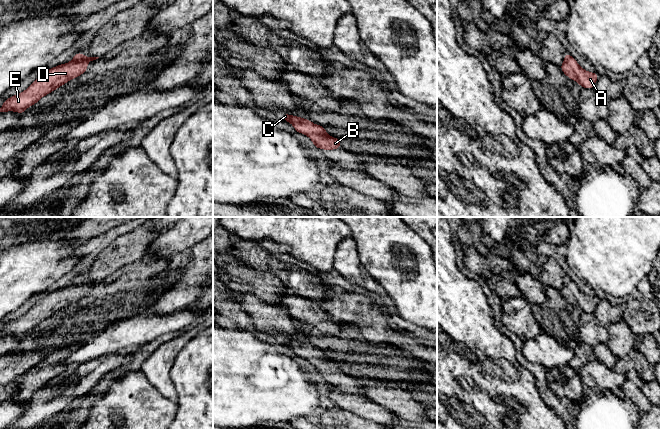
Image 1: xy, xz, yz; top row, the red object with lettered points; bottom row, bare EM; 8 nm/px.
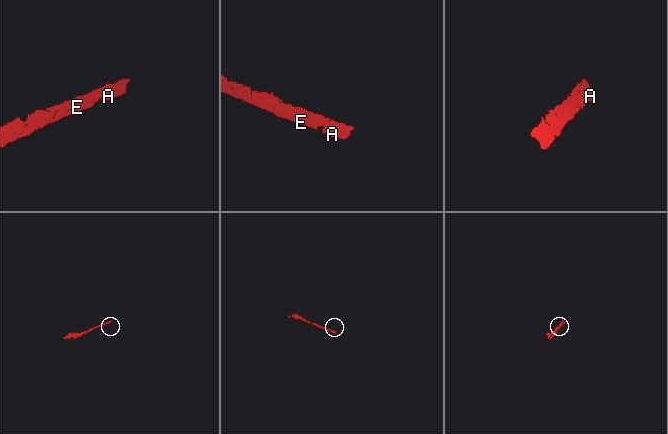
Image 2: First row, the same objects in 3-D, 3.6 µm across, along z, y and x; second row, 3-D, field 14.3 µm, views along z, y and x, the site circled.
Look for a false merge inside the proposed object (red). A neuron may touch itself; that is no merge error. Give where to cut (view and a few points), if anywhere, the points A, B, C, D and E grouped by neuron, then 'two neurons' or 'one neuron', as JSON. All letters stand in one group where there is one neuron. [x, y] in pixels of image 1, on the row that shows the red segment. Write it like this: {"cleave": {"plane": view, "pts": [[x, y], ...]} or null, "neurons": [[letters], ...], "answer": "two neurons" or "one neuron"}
{"cleave": null, "neurons": [["A", "B", "C", "D", "E"]], "answer": "one neuron"}

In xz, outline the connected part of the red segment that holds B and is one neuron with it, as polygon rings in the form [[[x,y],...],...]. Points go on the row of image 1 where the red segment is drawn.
[[[287,113],[281,114],[281,118],[291,123],[296,132],[308,136],[313,142],[313,147],[322,150],[335,150],[341,148],[340,138],[329,136],[326,133],[325,127],[312,123],[310,119],[289,115]]]

